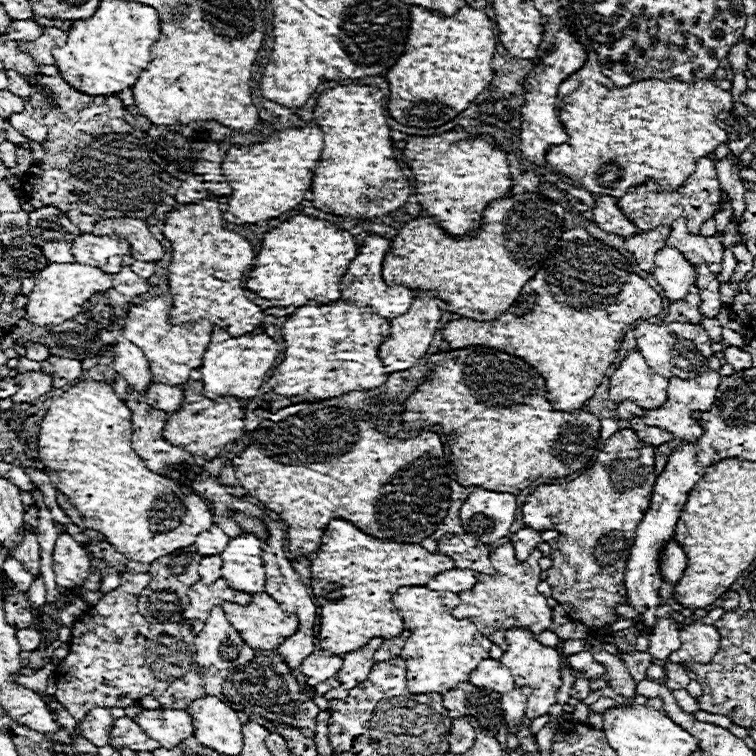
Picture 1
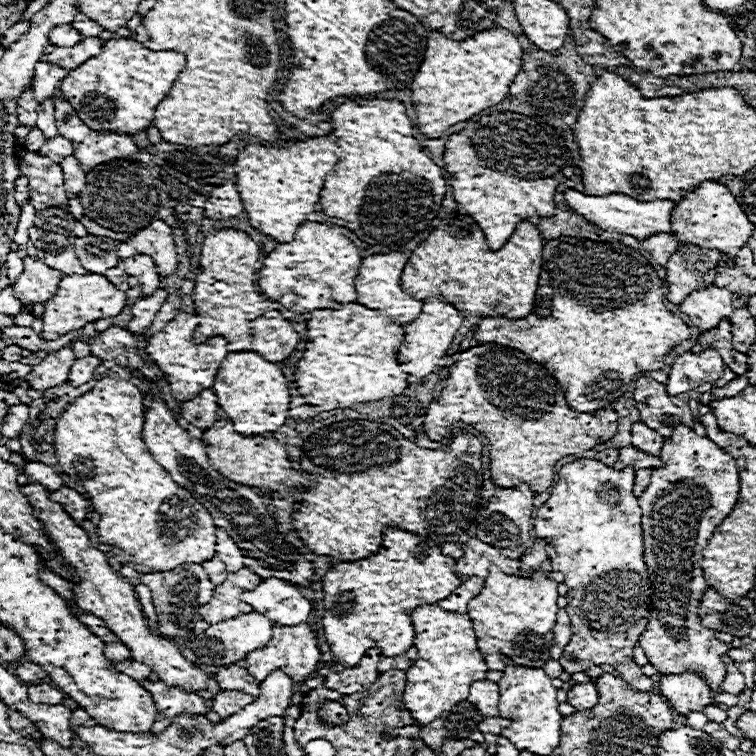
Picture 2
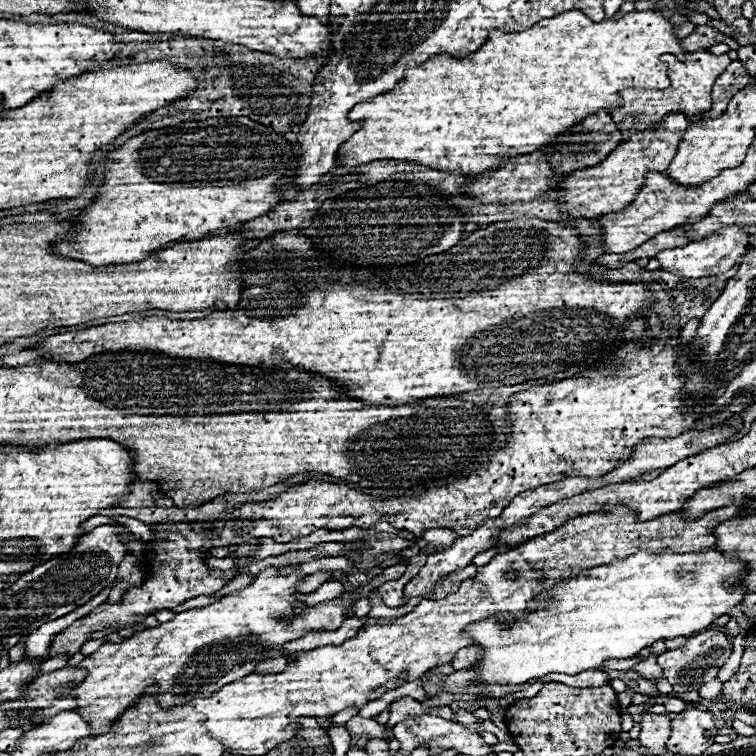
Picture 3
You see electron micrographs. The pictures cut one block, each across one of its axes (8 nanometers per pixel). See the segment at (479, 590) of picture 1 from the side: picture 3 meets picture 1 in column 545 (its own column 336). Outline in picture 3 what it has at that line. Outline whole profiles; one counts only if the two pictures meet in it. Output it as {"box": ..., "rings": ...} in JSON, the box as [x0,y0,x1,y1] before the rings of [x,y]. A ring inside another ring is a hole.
{"box":[72,564,354,734],"rings":[[[290,564],[290,566],[268,566],[258,572],[258,578],[254,576],[252,582],[240,590],[234,592],[232,596],[224,596],[214,604],[208,604],[204,608],[192,608],[186,612],[176,614],[170,622],[162,622],[156,628],[148,628],[142,632],[136,632],[134,636],[126,638],[120,644],[102,644],[94,654],[86,656],[80,668],[88,668],[88,676],[84,682],[80,682],[72,692],[78,698],[78,712],[90,720],[90,726],[98,734],[108,732],[112,722],[118,720],[132,704],[138,702],[144,694],[152,694],[156,698],[156,704],[164,708],[180,706],[194,696],[210,696],[222,688],[222,684],[230,684],[230,680],[240,680],[242,676],[248,676],[254,672],[256,664],[268,660],[268,658],[278,658],[284,656],[282,644],[292,642],[302,638],[306,632],[334,632],[342,626],[346,618],[350,618],[348,610],[354,606],[354,594],[342,592],[338,598],[312,604],[308,606],[302,614],[294,612],[294,602],[304,602],[300,600],[302,594],[298,590],[298,582],[304,580],[306,574],[300,570],[300,564]],[[284,568],[294,568],[294,572],[280,576],[280,570]]]}

